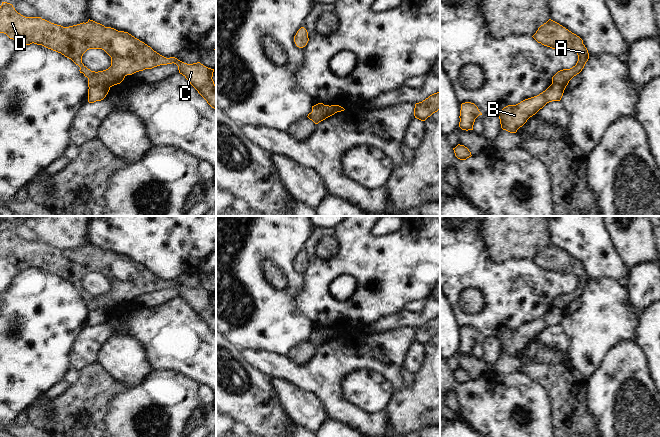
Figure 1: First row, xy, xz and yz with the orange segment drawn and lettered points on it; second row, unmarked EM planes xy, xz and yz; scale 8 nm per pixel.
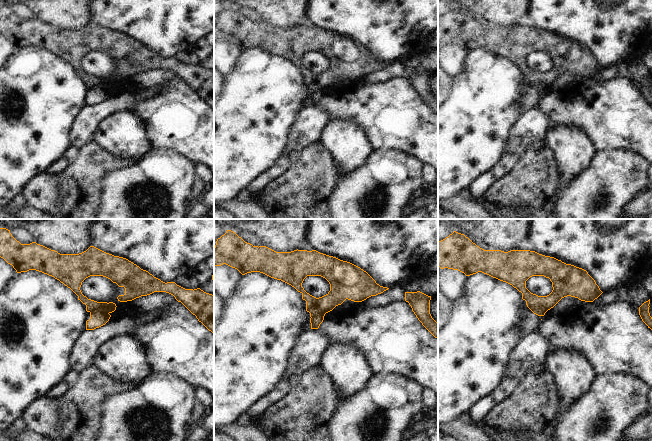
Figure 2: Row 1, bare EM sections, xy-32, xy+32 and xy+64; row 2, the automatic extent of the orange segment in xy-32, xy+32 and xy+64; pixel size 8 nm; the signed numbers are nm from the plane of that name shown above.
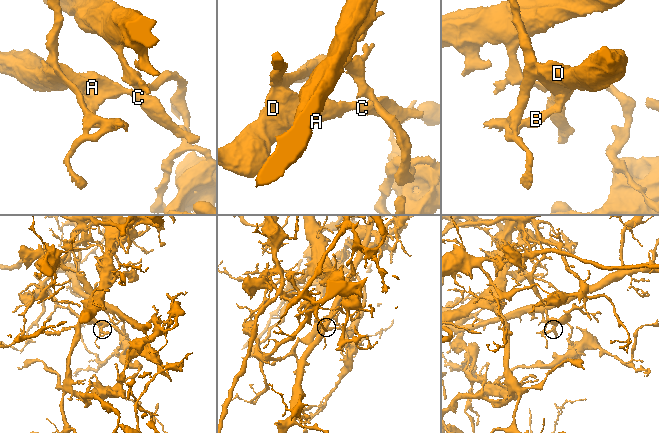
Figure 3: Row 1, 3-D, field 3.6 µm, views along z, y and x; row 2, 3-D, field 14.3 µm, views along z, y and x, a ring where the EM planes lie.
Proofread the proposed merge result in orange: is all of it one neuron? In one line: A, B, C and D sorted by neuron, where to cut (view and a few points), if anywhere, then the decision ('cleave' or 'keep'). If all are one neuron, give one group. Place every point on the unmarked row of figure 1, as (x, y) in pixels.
A C D / B; cut in xy along (109, 310), (97, 308), (89, 312); cleave

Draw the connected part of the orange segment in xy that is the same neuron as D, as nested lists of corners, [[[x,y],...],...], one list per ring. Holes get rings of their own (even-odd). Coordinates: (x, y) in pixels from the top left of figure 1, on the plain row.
[[[2,226],[0,230],[0,257],[6,258],[13,263],[20,271],[32,267],[42,269],[48,273],[61,277],[71,283],[80,291],[80,297],[88,302],[88,311],[95,311],[104,308],[108,311],[120,308],[127,299],[145,293],[152,293],[160,289],[176,288],[179,297],[182,298],[207,327],[216,334],[216,309],[212,303],[214,293],[208,292],[200,286],[187,288],[175,281],[166,282],[150,270],[135,262],[128,256],[118,255],[111,251],[88,244],[86,247],[63,251],[51,247],[41,241],[25,241],[18,237],[12,228]],[[89,273],[102,273],[111,281],[111,290],[103,295],[91,295],[82,287],[83,278]]]

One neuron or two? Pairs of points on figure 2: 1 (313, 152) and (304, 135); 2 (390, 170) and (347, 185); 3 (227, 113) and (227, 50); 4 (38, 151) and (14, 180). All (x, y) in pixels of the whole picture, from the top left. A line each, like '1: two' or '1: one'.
1: two
2: one
3: two
4: one

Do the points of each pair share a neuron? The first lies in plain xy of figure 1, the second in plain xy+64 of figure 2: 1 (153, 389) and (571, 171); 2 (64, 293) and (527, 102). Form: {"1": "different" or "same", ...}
{"1": "different", "2": "different"}

